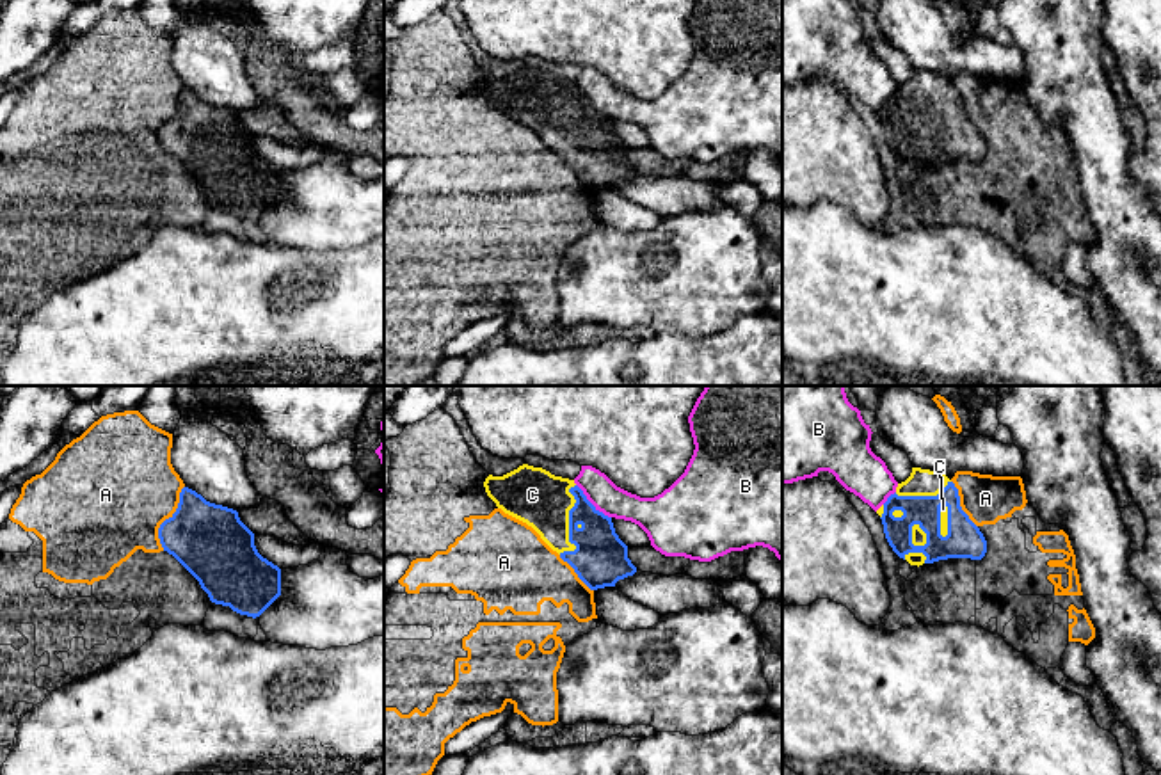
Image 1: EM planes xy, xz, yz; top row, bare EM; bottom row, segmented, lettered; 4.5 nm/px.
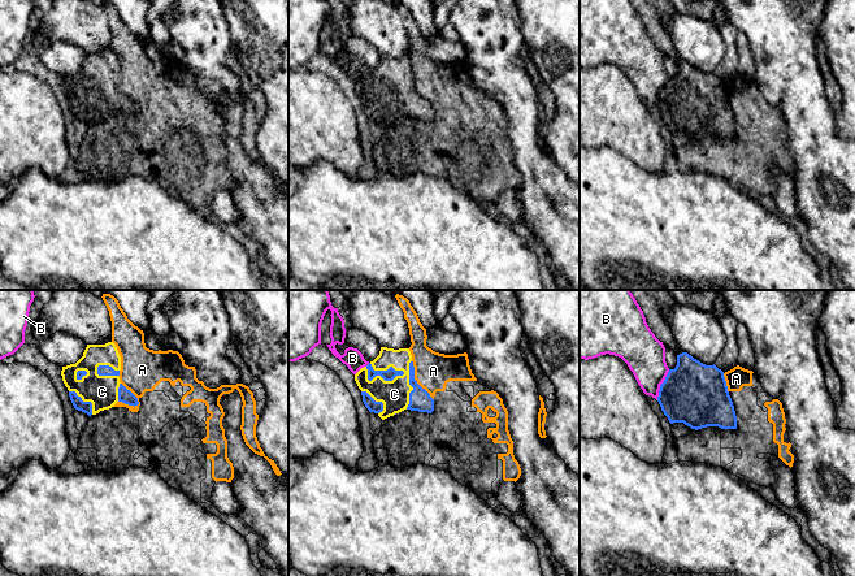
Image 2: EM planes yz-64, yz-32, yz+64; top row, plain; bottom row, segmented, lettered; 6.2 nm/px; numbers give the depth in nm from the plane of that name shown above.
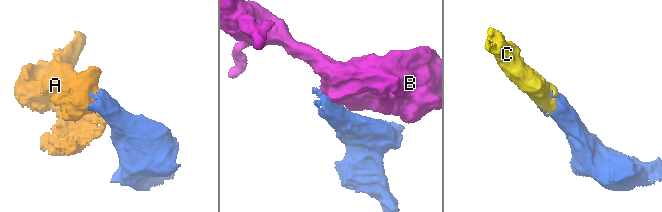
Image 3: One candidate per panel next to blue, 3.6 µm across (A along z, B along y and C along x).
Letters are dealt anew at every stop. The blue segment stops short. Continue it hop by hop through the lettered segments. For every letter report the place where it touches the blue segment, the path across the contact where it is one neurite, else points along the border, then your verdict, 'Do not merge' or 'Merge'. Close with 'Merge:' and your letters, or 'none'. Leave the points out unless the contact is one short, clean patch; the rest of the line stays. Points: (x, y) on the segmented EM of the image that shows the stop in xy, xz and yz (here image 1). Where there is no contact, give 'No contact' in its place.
A: Touches blue at xy (169, 518). Do not merge
B: Touches blue at xz (591, 503). Boundary: xz (576, 484), (610, 518). Do not merge
C: Touches blue at xz (569, 525). Merge
Merge: C

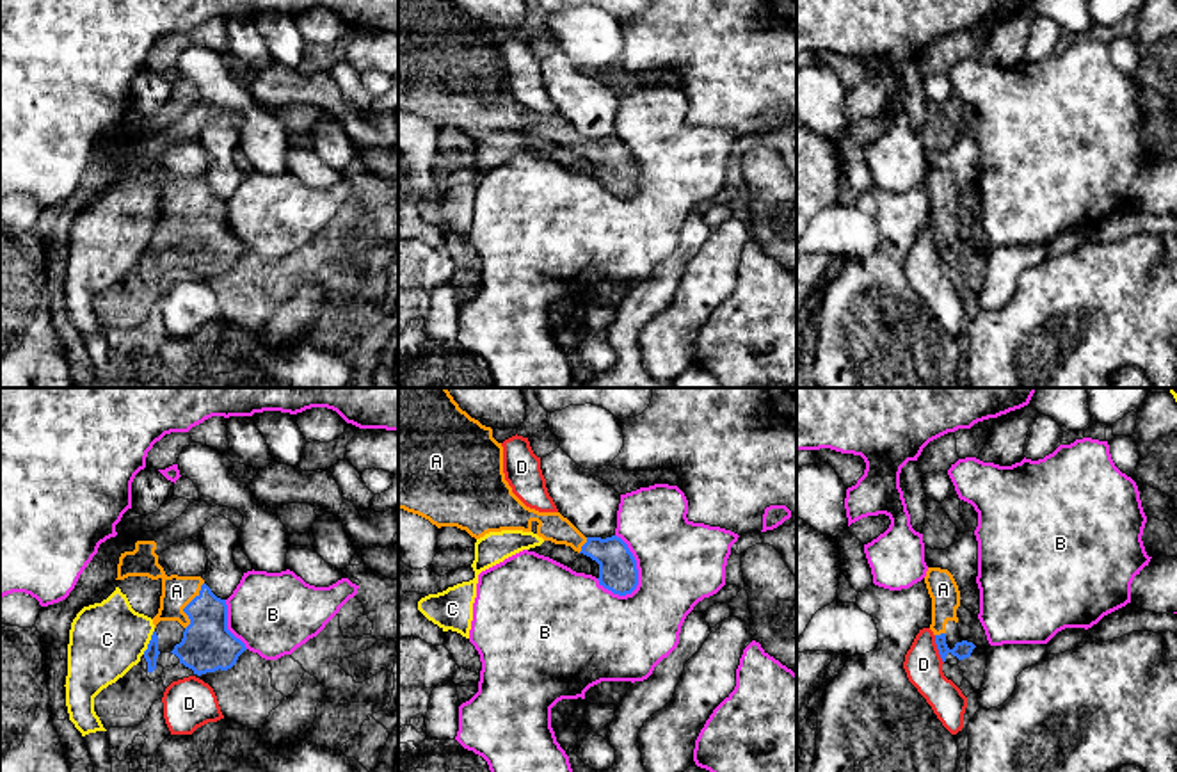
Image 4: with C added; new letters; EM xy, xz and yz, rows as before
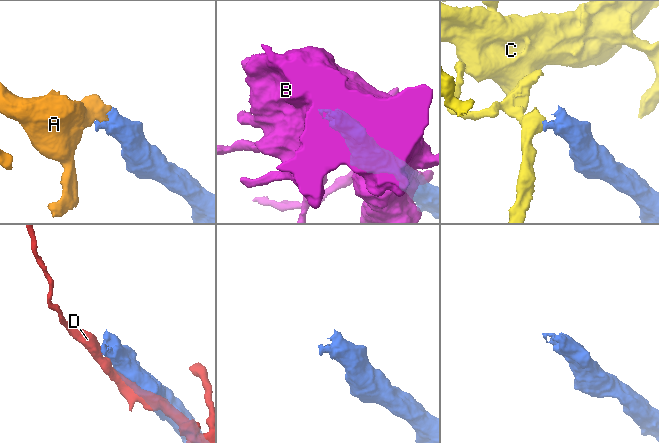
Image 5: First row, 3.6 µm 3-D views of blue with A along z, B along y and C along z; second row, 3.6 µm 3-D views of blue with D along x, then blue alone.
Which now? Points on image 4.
A: Touches blue at xy (187, 605). Path across: xy (207, 646), (207, 627), (187, 605), (176, 591). Merge
B: Touches blue at xz (635, 566). Do not merge
C: Touches blue at xy (150, 643). Boundary: xy (153, 630), (143, 653). Do not merge
D: Touches blue at yz (937, 648). Do not merge
Merge: A

